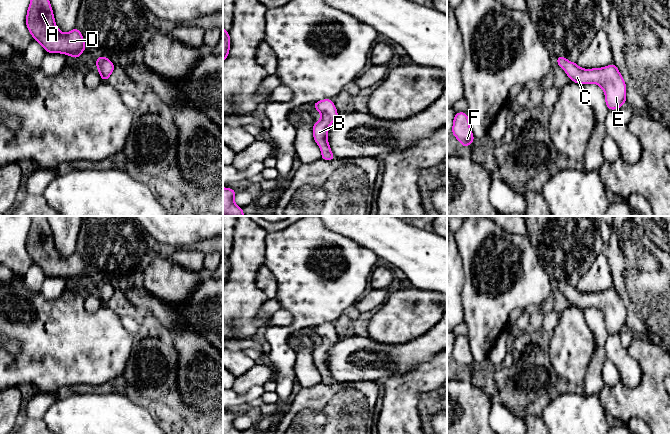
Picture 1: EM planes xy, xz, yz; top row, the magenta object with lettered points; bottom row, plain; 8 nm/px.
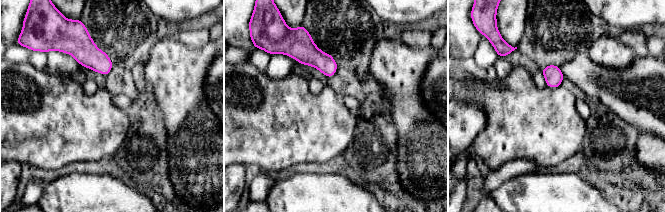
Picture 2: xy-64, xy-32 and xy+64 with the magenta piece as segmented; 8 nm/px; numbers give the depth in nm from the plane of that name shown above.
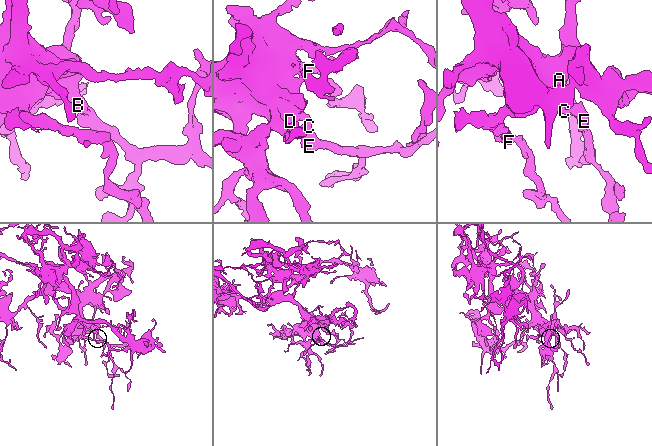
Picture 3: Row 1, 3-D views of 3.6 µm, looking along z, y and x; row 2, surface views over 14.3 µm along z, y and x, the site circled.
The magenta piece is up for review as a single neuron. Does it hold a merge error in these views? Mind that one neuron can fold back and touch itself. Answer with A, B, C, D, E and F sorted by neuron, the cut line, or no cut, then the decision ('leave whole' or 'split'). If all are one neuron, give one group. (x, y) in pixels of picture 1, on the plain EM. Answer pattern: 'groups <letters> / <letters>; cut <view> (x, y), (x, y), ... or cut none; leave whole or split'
groups A B C D E F; cut none; leave whole

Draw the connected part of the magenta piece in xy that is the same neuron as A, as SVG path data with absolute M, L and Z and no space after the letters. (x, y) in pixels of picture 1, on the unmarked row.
M31 216L26 250L47 277L63 277L78 283L86 273L82 257L76 251L66 258L58 253L47 216Z

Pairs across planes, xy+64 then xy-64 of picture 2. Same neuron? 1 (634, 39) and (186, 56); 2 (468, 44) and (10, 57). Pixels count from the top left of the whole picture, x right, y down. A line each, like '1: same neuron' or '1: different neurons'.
1: different neurons
2: different neurons

